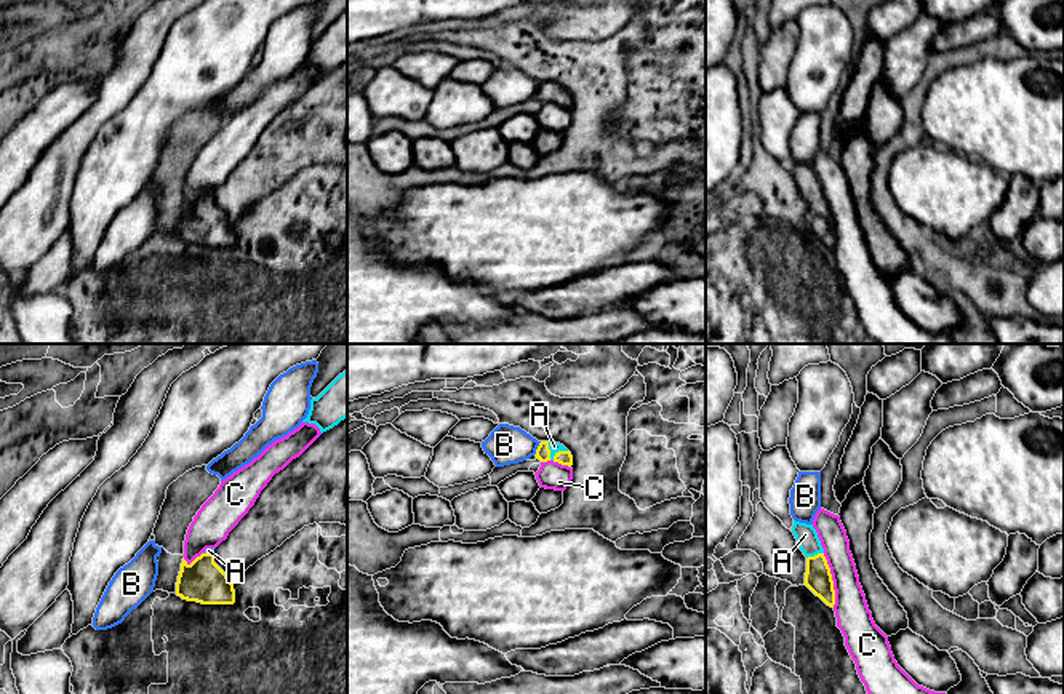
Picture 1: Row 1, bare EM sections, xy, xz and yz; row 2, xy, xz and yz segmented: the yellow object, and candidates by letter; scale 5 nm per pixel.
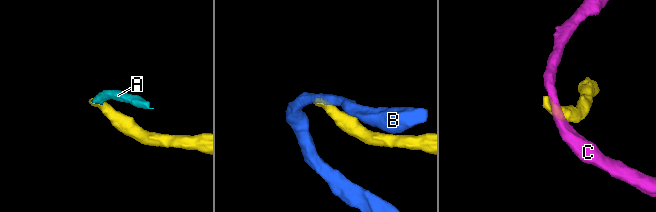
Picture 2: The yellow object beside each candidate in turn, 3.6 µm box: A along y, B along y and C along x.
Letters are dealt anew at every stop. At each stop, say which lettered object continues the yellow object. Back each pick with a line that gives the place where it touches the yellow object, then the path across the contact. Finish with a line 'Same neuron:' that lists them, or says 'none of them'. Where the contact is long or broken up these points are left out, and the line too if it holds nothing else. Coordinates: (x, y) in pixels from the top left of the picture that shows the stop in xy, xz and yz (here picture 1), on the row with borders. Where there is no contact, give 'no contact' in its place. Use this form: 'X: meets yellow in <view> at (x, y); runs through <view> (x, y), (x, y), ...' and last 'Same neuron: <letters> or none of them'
A: meets yellow in xz at (554, 456); runs through xz (543, 453), (554, 456), (554, 446)
Same neuron: A

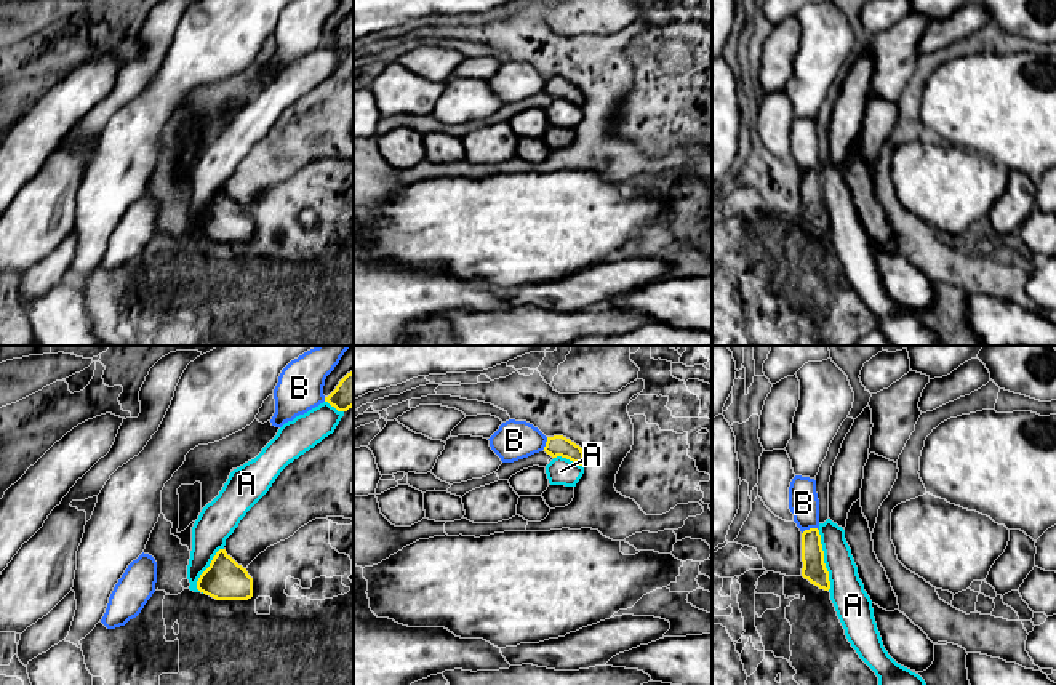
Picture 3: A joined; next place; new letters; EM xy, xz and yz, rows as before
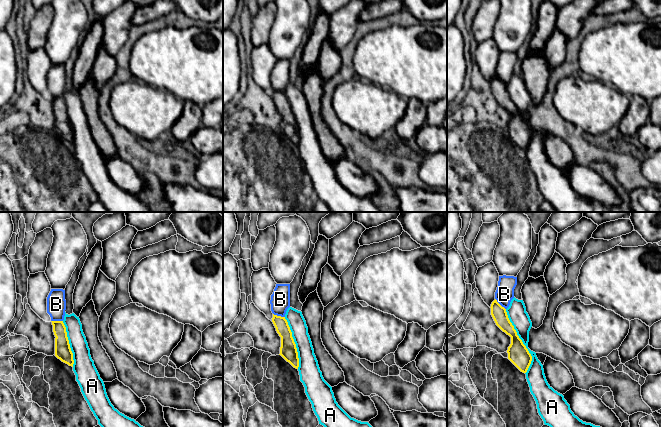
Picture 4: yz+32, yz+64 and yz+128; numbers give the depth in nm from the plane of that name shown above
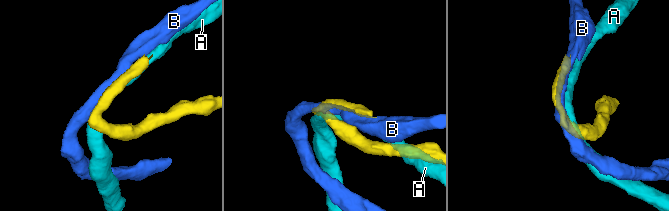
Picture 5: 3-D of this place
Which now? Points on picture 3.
Same neuron: none of them

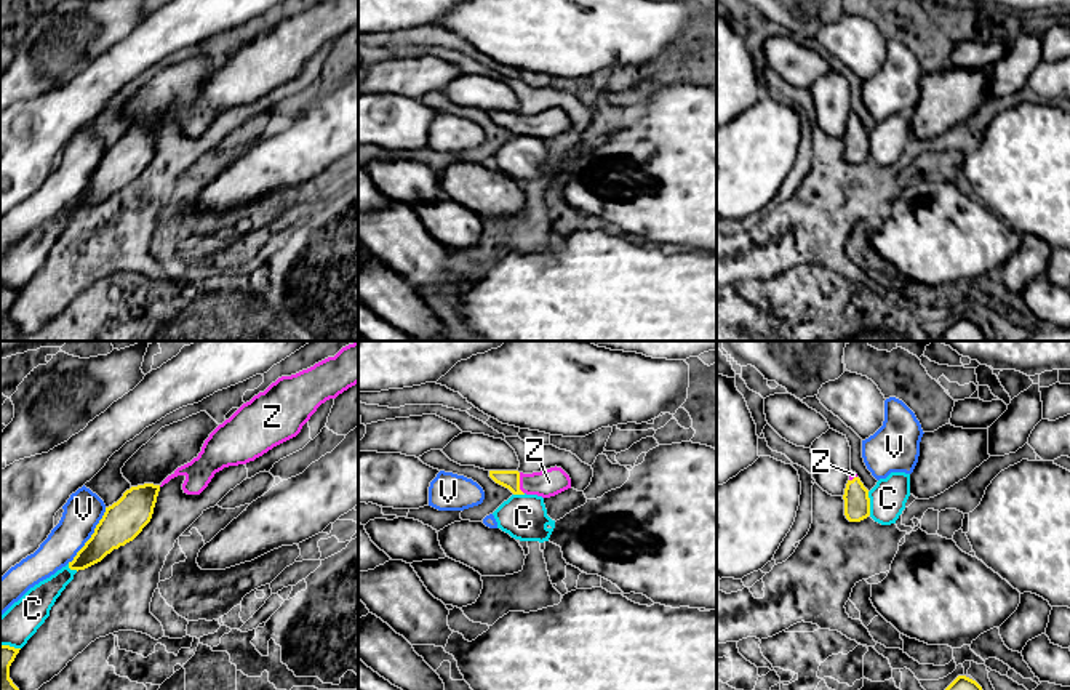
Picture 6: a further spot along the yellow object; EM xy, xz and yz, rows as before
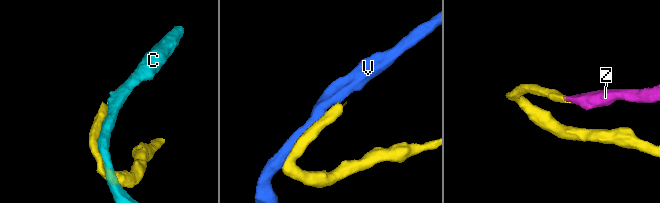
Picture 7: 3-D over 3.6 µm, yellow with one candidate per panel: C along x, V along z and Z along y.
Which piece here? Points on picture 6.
Z: meets yellow in xz at (519, 484); runs through xz (511, 479), (519, 484), (549, 482)
Same neuron: Z

